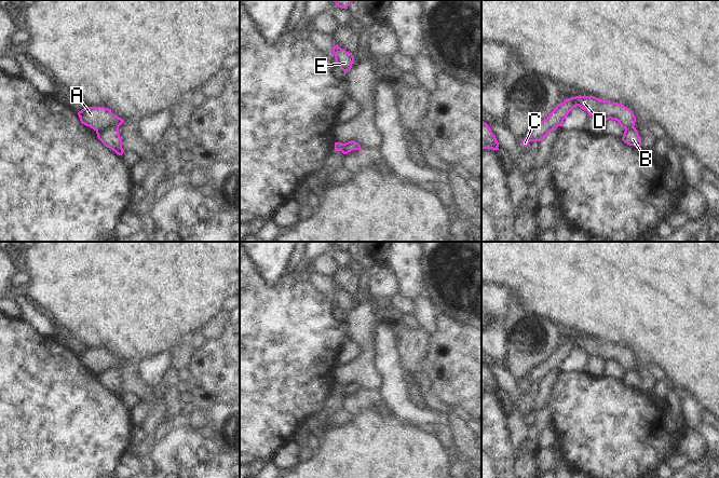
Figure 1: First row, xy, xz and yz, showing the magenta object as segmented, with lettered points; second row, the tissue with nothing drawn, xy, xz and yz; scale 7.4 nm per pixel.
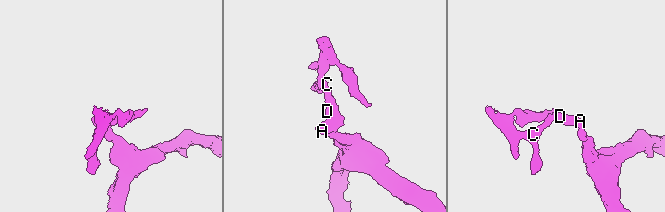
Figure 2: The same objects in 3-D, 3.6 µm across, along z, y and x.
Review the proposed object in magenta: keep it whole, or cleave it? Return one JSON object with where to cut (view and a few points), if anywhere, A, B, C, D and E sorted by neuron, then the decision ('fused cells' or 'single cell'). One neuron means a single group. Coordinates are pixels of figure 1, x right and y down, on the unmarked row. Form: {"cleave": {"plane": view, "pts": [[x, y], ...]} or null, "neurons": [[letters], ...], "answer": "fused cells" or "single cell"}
{"cleave": {"plane": "xy", "pts": [[118, 368], [103, 369], [96, 373]]}, "neurons": [["A", "C", "D", "E"], ["B"]], "answer": "fused cells"}

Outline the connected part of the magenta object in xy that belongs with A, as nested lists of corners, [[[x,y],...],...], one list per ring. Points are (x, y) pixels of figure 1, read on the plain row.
[[[85,349],[78,354],[82,366],[90,368],[94,372],[120,368],[124,363],[114,357],[109,350]]]

